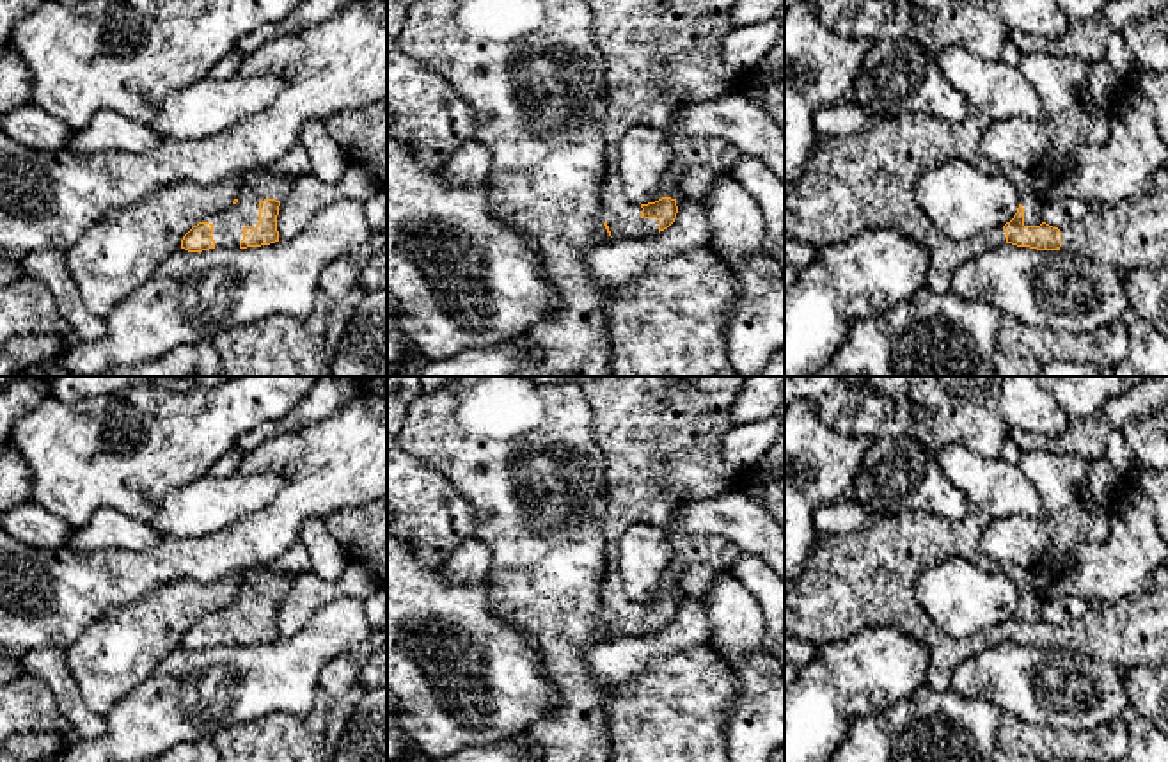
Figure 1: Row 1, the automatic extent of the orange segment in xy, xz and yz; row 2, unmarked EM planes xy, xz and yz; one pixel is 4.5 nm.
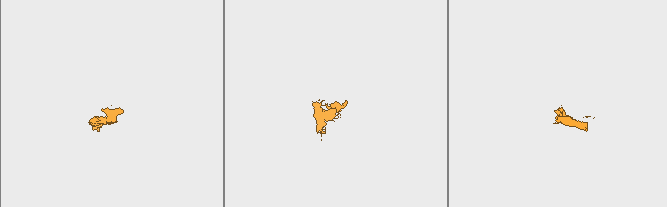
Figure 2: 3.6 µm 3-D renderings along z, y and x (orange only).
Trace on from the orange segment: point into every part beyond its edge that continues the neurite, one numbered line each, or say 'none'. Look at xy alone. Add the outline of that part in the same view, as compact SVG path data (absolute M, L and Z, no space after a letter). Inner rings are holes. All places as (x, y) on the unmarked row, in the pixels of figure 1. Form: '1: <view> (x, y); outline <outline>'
1: xy (228, 624); outline M270 565L243 570L243 583L236 593L238 600L202 620L213 623L215 647L240 647L243 625L256 627L259 620L259 600L264 597L282 599L295 584L296 577L284 577Z

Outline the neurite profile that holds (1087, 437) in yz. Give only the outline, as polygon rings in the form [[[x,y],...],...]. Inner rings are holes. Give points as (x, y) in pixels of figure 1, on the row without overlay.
[[[1120,394],[1108,400],[1090,417],[1070,419],[1065,430],[1054,437],[1008,428],[1008,439],[1022,451],[1076,455],[1088,465],[1106,455],[1108,437],[1134,416],[1131,398]]]

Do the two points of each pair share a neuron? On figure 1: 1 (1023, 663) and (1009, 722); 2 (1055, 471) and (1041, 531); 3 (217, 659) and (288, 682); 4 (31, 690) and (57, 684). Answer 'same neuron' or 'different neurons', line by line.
1: different neurons
2: same neuron
3: same neuron
4: different neurons

